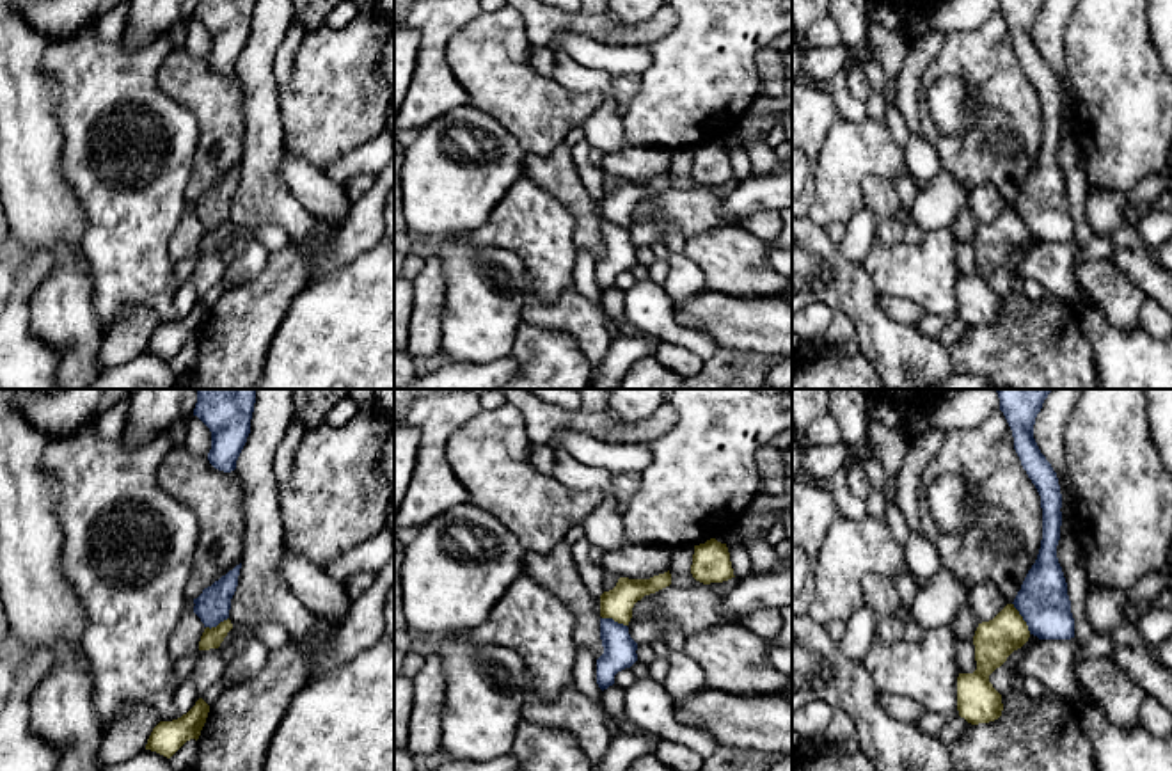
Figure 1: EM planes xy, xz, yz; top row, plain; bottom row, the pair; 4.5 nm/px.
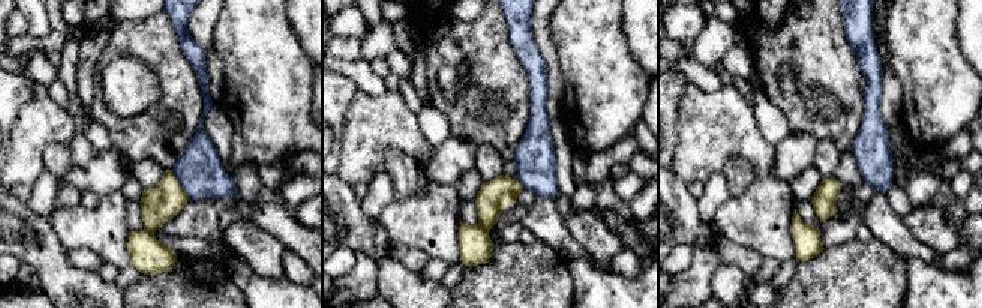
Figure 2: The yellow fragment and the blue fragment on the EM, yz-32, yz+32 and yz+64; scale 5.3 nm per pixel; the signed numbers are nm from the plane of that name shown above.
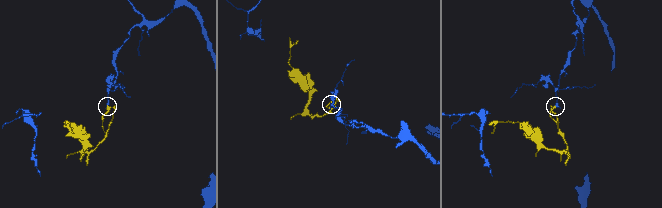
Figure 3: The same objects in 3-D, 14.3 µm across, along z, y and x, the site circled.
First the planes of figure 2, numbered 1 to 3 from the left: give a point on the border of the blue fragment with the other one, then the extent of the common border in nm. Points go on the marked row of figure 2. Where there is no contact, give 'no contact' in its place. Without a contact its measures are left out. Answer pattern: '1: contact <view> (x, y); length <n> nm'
1: contact yz-32 (179, 185); length 190 nm
2: contact yz+32 (519, 184); length 60 nm
3: no contact

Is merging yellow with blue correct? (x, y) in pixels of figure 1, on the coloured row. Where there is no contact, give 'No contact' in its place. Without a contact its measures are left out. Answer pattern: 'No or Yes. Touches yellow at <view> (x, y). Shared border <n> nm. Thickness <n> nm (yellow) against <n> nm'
No. Touches yellow at yz (1021, 619). Shared border 170 nm. Thickness 190 nm (yellow) against 240 nm

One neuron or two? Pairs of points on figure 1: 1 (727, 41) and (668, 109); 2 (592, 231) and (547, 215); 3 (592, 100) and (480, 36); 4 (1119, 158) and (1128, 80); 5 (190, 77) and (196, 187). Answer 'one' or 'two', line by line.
1: one
2: two
3: one
4: one
5: one

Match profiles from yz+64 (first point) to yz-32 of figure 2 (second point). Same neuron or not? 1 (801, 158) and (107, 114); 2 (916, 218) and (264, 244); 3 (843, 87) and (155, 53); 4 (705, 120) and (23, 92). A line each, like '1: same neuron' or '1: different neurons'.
1: different neurons
2: same neuron
3: same neuron
4: different neurons

